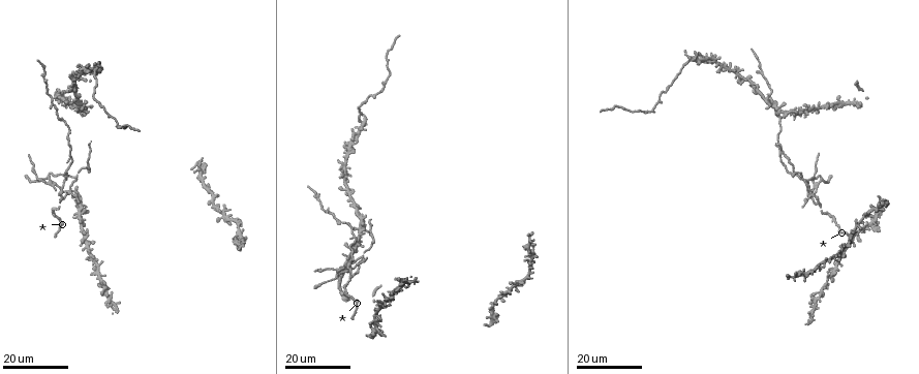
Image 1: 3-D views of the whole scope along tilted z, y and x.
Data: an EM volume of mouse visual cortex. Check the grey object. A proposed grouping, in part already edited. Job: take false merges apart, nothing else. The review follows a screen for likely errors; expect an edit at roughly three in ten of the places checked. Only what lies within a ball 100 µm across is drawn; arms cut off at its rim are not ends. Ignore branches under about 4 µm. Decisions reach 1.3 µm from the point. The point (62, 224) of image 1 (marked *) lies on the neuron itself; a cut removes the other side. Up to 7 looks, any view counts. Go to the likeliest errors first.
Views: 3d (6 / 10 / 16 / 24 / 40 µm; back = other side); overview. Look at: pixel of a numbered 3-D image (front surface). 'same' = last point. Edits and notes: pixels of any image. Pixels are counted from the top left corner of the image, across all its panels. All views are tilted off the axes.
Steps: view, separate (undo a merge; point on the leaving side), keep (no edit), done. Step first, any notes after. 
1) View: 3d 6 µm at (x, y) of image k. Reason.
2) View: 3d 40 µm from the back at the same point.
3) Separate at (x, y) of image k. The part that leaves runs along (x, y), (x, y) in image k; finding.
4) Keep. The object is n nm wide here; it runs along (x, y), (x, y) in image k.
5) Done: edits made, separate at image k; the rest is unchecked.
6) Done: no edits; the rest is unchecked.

View: 3d 16 µm at (97, 71) of image 1. Looks like a crossing.

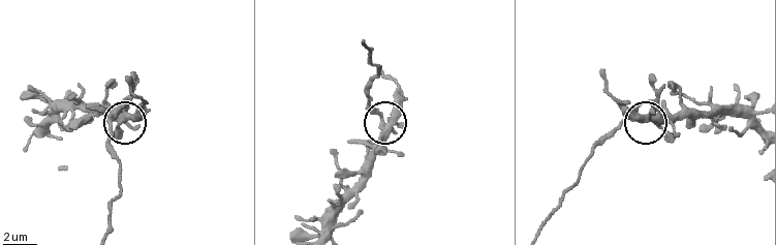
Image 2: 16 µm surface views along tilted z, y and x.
View: 3d 6 µm at (385, 127) of image 2.

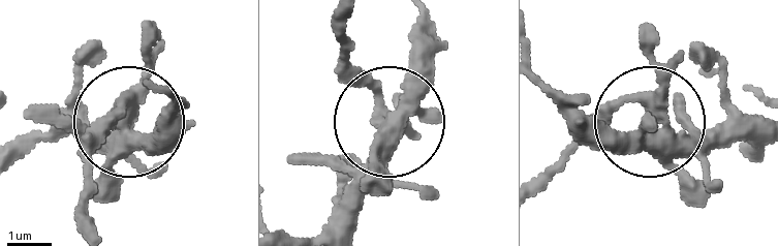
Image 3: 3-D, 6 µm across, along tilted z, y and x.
View: 3d 6 µm from the back at (388, 121) of image 3.

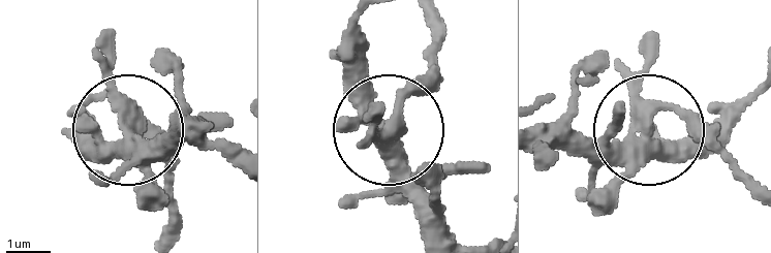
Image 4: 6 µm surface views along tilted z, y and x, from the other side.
Separate at (369, 117) of image 4. The object is 400 nm wide here; two neurons meet here.

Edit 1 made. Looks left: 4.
View: overview. Redraw.

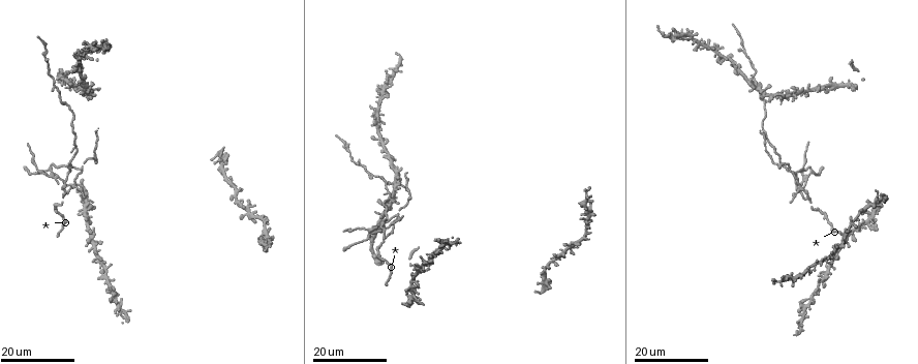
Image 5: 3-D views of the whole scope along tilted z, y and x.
View: 3d 24 µm at (792, 174) of image 5. Small branch off a trunk.

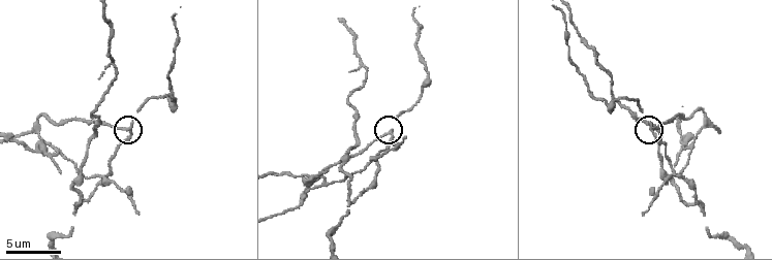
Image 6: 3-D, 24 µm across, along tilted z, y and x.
View: 3d 10 µm at (126, 127) of image 6.

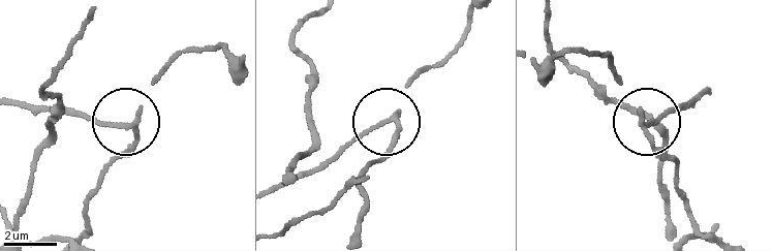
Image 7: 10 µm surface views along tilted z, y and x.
View: 3d 6 µm at (381, 124) of image 7. Zoom in.

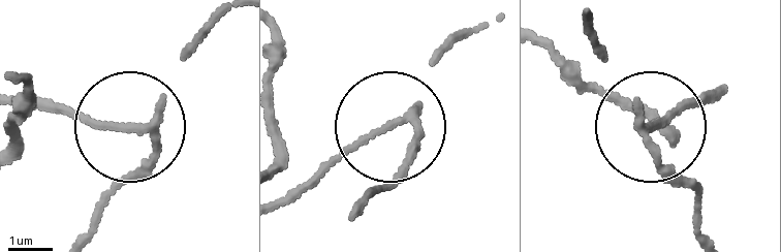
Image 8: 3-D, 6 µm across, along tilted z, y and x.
Separate at (88, 116) of image 8. 3 arms meet here; a second neuron is stuck on.

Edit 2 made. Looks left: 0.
Done: edits made, separate at image 4, separate at image 8; the rest is unchecked.

